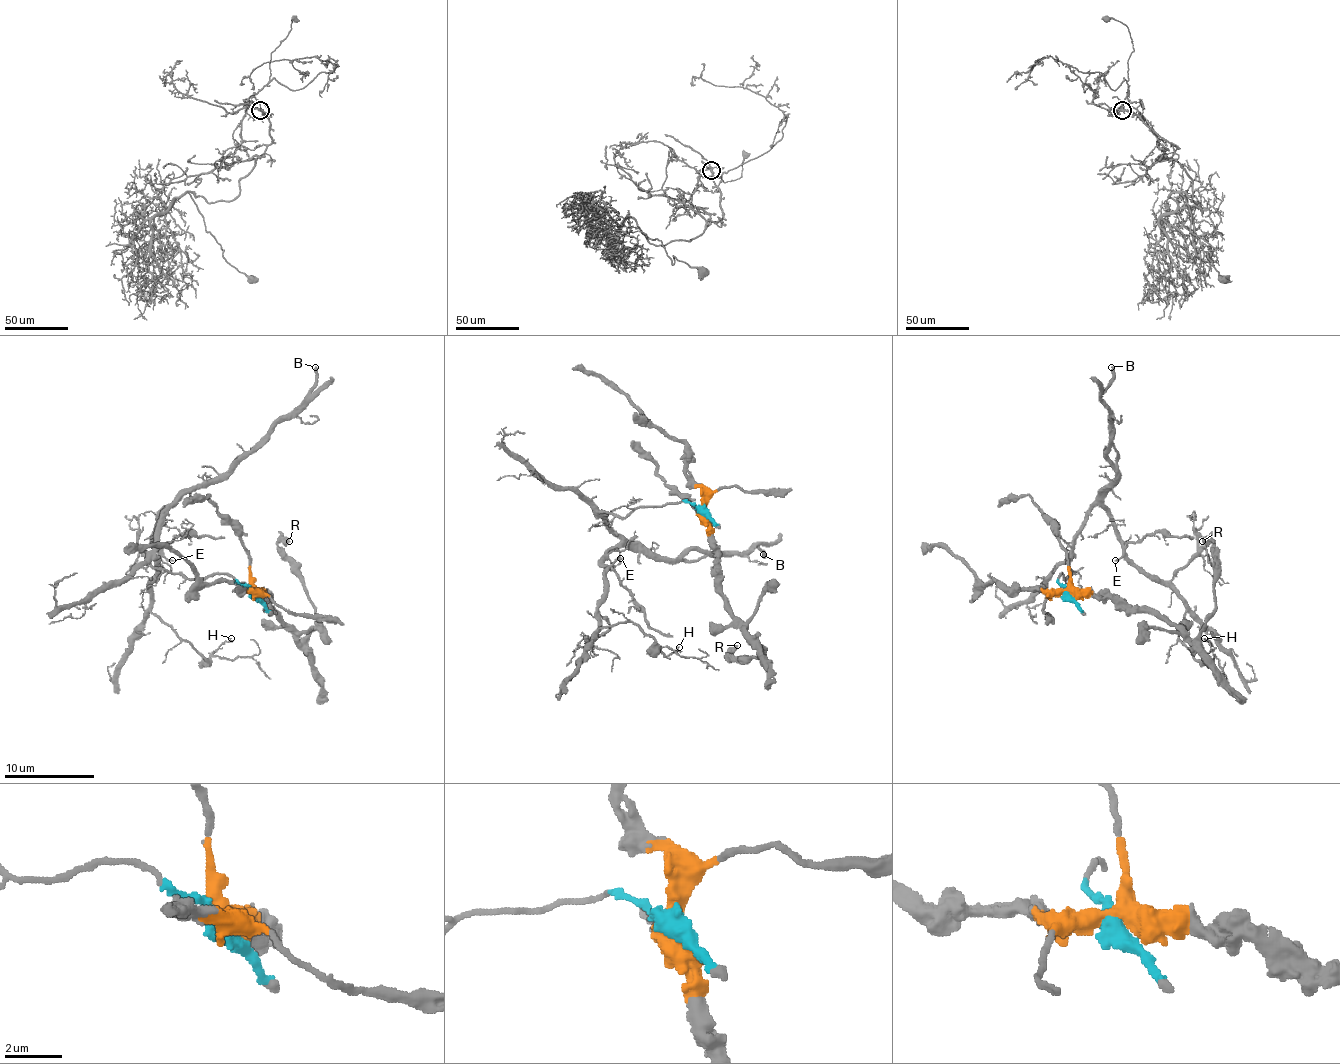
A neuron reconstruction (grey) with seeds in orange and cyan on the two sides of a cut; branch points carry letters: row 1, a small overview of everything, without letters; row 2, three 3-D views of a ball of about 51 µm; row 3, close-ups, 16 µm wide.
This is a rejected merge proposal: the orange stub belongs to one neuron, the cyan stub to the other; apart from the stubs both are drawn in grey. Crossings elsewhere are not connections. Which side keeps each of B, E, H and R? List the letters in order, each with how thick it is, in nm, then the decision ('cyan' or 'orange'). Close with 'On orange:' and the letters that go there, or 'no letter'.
B: 240 nm | cyan
E: 160 nm | cyan
H: 150 nm | cyan
R: 440 nm | orange
On orange: R

